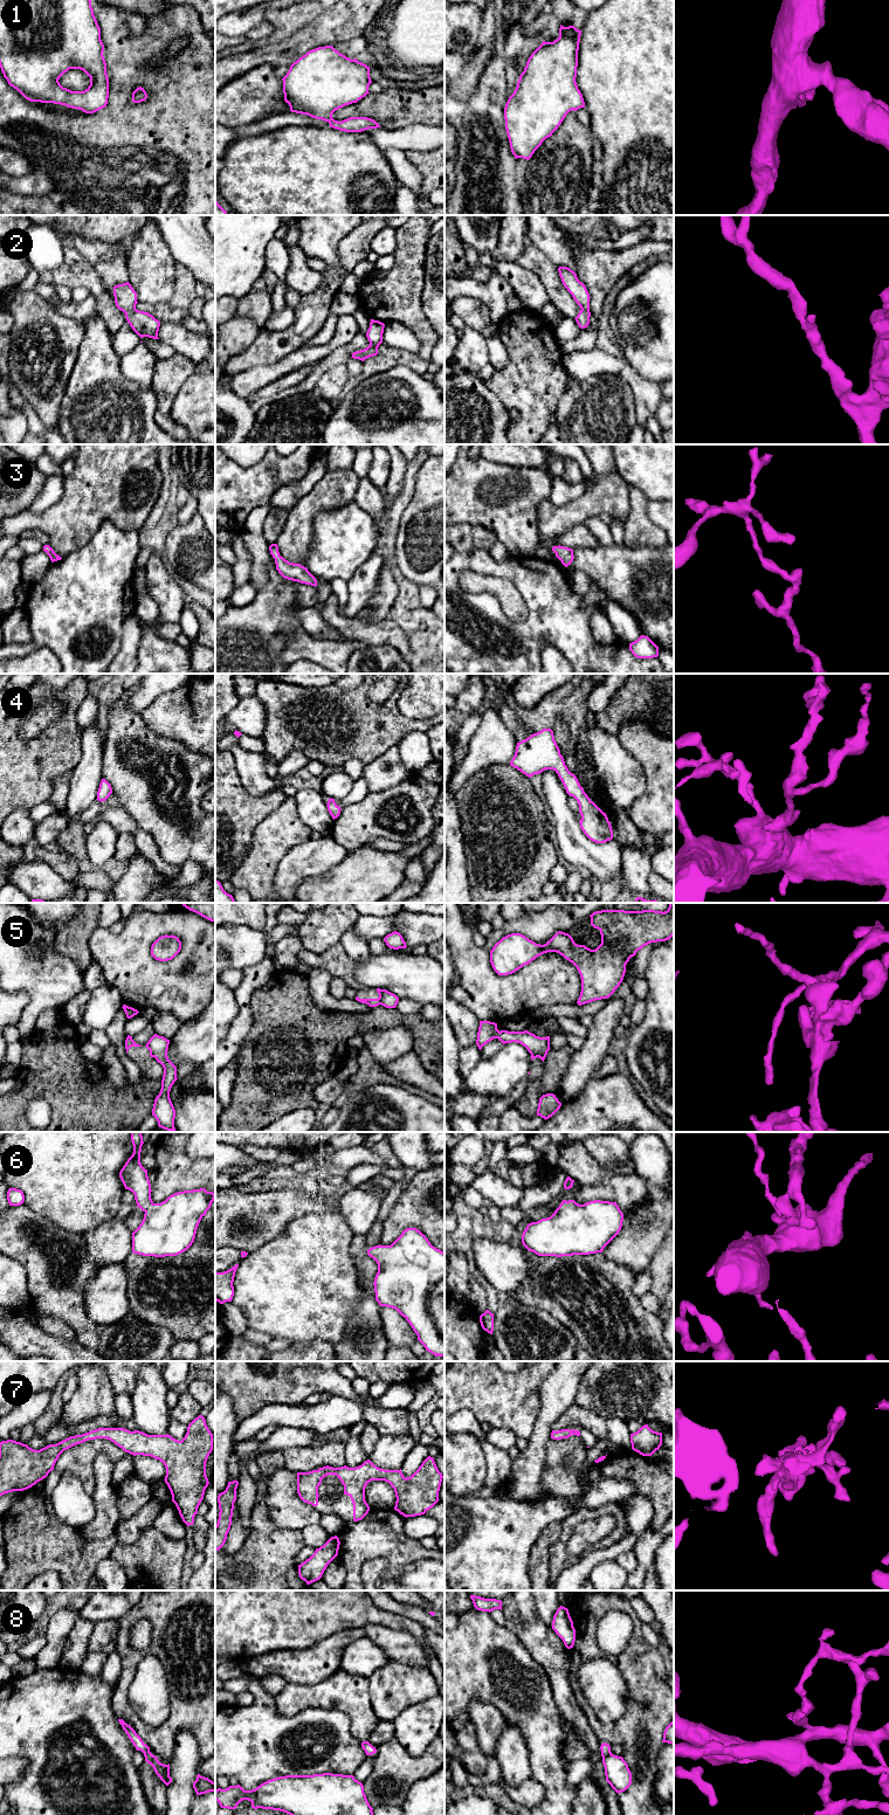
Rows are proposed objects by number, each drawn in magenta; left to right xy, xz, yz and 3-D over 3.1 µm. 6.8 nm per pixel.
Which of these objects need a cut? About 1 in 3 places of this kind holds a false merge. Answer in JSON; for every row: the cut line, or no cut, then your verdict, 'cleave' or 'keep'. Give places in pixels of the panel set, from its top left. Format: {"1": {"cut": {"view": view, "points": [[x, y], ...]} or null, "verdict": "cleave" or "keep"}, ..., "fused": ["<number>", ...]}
{"1": {"cut": null, "verdict": "keep"}, "2": {"cut": null, "verdict": "keep"}, "3": {"cut": null, "verdict": "keep"}, "4": {"cut": null, "verdict": "keep"}, "5": {"cut": {"view": "xz", "points": [[380, 989], [381, 1003]]}, "verdict": "cleave"}, "6": {"cut": null, "verdict": "keep"}, "7": {"cut": null, "verdict": "keep"}, "8": {"cut": null, "verdict": "keep"}, "fused": ["5"]}

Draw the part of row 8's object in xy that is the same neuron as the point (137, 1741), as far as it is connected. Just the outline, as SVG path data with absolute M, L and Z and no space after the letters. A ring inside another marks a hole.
M118 1719L123 1730L128 1734L129 1739L133 1744L137 1751L142 1751L145 1757L145 1761L150 1764L156 1774L160 1778L160 1780L168 1786L172 1782L172 1778L170 1776L170 1764L161 1764L156 1755L150 1752L150 1747L142 1740L142 1738L136 1733L136 1731L128 1725L123 1719Z

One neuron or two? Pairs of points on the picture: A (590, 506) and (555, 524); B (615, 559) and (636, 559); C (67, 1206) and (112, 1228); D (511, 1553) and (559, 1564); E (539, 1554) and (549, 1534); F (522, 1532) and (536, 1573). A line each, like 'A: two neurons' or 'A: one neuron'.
A: one neuron
B: one neuron
C: two neurons
D: two neurons
E: one neuron
F: two neurons

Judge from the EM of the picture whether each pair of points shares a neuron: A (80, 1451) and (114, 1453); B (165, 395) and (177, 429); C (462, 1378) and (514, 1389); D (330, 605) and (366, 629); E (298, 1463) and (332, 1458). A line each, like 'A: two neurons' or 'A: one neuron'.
A: one neuron
B: one neuron
C: one neuron
D: one neuron
E: one neuron

